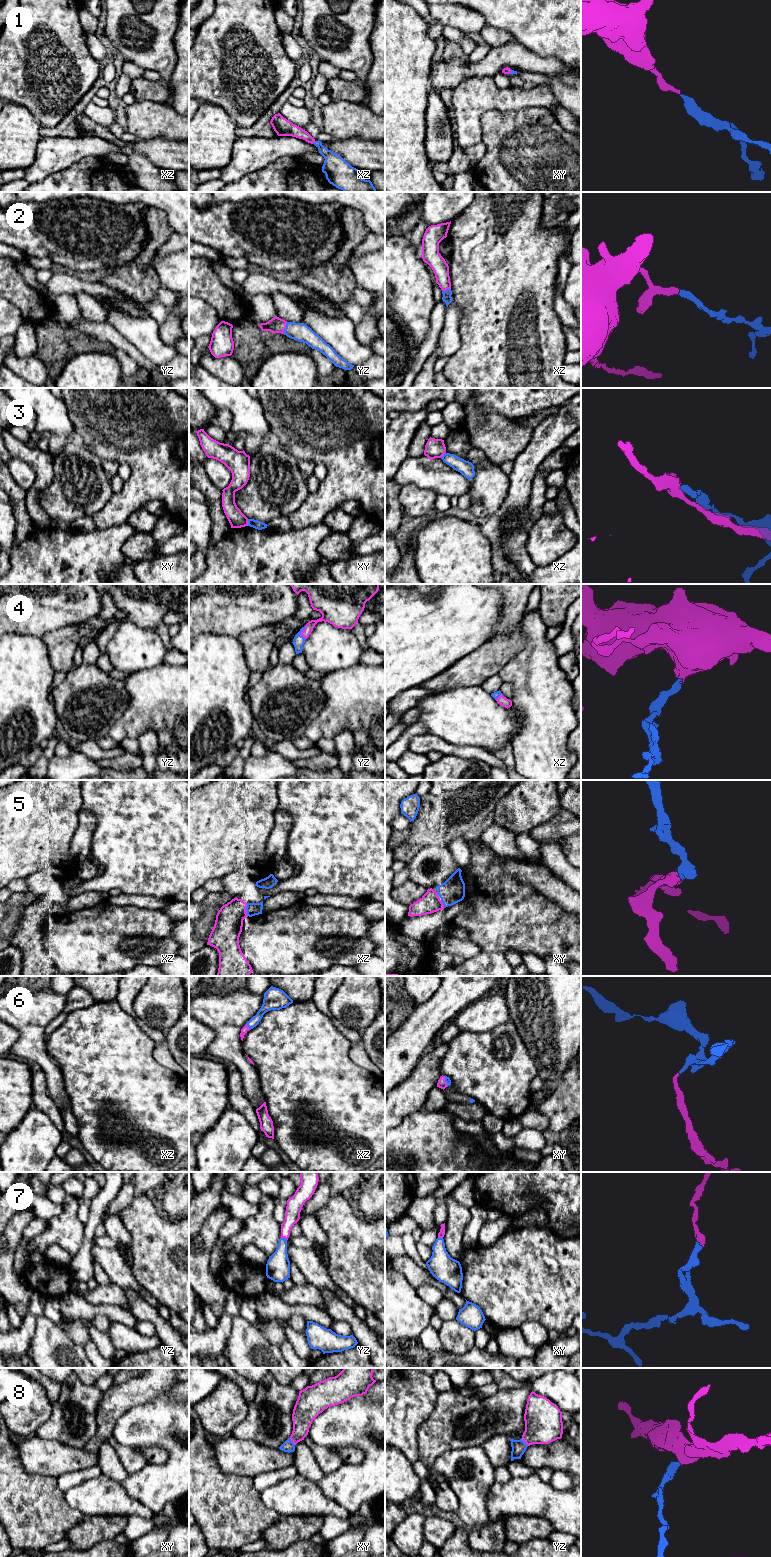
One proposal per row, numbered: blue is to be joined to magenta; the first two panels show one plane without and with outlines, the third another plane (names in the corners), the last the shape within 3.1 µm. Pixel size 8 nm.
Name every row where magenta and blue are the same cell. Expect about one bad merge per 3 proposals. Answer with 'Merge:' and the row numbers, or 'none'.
Merge: 1, 2, 4, 5, 6, 7, 8

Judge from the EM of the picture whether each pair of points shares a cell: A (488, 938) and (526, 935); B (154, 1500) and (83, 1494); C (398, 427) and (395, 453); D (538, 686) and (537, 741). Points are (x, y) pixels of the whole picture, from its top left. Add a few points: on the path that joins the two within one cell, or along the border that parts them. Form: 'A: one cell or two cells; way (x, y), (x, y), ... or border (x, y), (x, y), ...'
A: one cell; way (497, 935), (517, 935)
B: two cells; border (120, 1483), (131, 1497), (140, 1501), (152, 1511)
C: one cell; way (398, 433), (395, 439), (395, 447)
D: one cell; way (538, 700), (538, 727)

